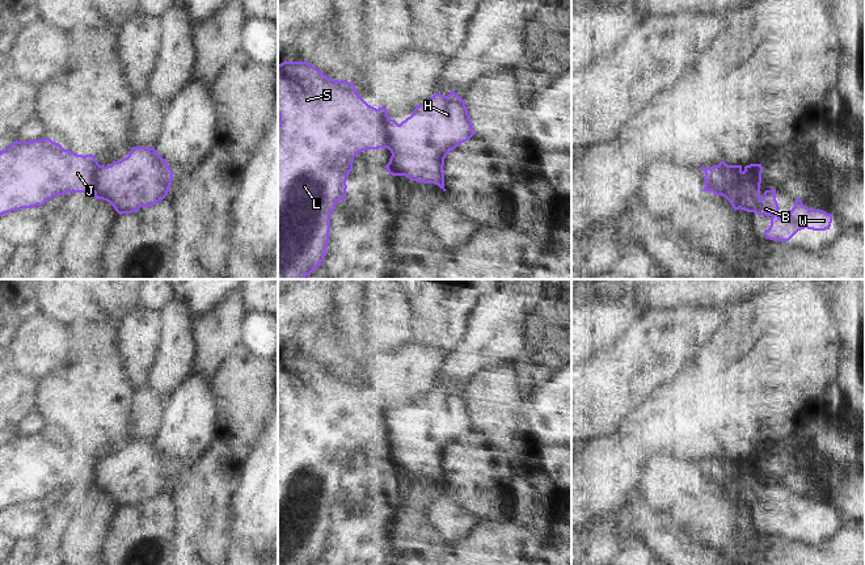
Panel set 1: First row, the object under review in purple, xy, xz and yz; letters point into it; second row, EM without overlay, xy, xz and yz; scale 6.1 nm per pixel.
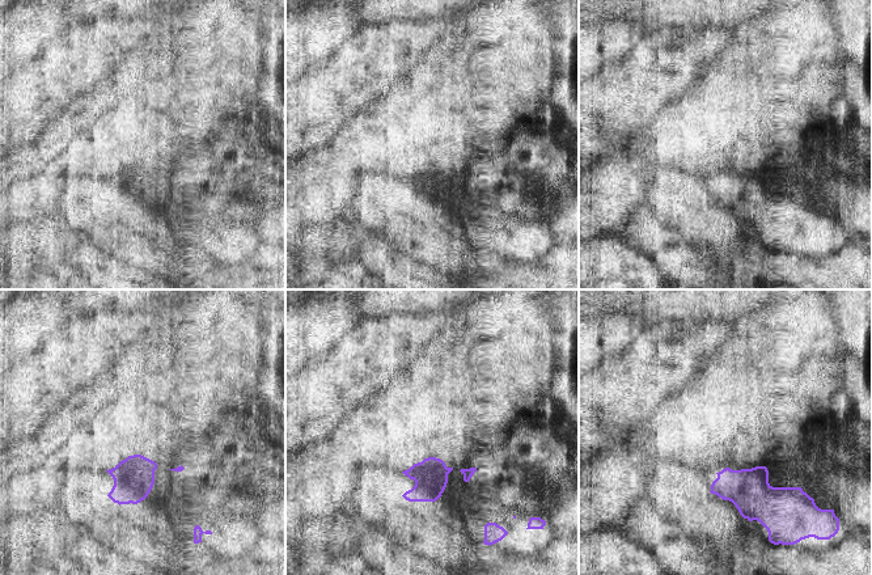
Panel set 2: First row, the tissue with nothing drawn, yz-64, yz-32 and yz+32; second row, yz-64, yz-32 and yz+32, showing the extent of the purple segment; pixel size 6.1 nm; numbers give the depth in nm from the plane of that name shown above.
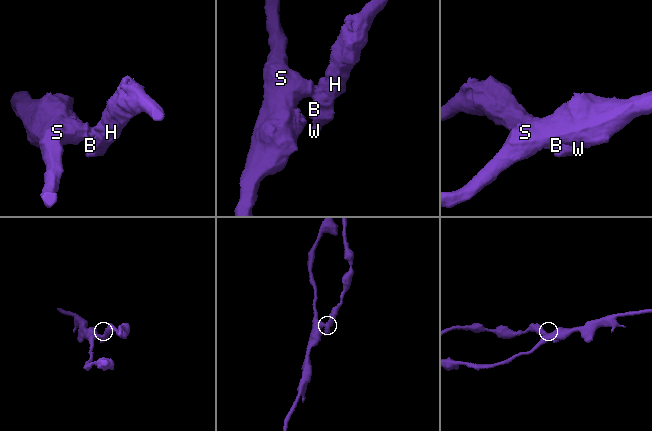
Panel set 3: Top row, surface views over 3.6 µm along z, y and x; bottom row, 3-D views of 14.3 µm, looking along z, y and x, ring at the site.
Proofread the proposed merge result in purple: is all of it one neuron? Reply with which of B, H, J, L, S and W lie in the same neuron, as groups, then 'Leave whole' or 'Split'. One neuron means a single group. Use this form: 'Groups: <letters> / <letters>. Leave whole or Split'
Groups: B H W / J L S. Split.

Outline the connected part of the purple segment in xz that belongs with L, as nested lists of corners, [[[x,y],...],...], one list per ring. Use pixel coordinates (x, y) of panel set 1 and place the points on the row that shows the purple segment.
[[[283,62],[278,64],[278,279],[304,279],[313,273],[326,256],[330,232],[330,216],[336,210],[338,201],[346,199],[346,180],[353,170],[354,157],[366,149],[387,148],[391,142],[391,134],[394,128],[388,110],[368,105],[355,90],[355,84],[346,80],[333,80],[304,62]]]

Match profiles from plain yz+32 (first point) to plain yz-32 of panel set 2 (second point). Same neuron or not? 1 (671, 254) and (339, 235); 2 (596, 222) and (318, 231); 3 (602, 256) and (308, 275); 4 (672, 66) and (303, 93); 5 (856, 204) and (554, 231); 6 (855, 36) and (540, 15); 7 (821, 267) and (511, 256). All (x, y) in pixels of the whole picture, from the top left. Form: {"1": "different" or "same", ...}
{"1": "different", "2": "different", "3": "different", "4": "same", "5": "same", "6": "different", "7": "different"}

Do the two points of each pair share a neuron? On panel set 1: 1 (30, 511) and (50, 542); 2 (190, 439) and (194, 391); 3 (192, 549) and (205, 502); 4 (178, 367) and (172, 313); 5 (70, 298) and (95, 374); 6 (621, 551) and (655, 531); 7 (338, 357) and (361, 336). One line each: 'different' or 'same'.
1: different
2: same
3: same
4: same
5: different
6: different
7: different

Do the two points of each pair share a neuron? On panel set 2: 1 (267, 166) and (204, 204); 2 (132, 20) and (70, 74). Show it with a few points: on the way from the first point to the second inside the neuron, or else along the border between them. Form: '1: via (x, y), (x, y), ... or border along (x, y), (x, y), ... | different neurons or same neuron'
1: via (252, 180), (231, 189), (220, 199) | same neuron
2: via (117, 32), (109, 34), (85, 58) | same neuron

